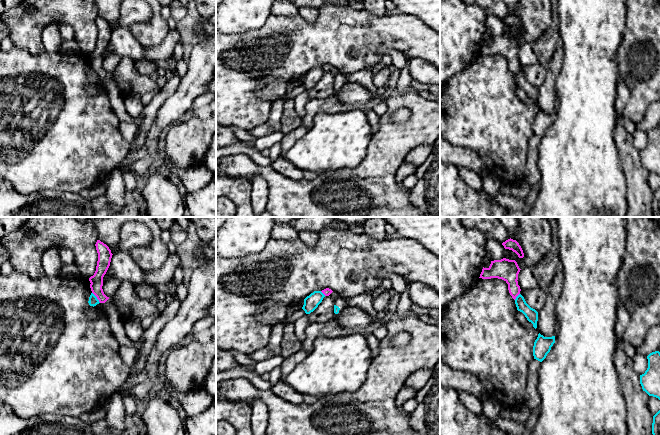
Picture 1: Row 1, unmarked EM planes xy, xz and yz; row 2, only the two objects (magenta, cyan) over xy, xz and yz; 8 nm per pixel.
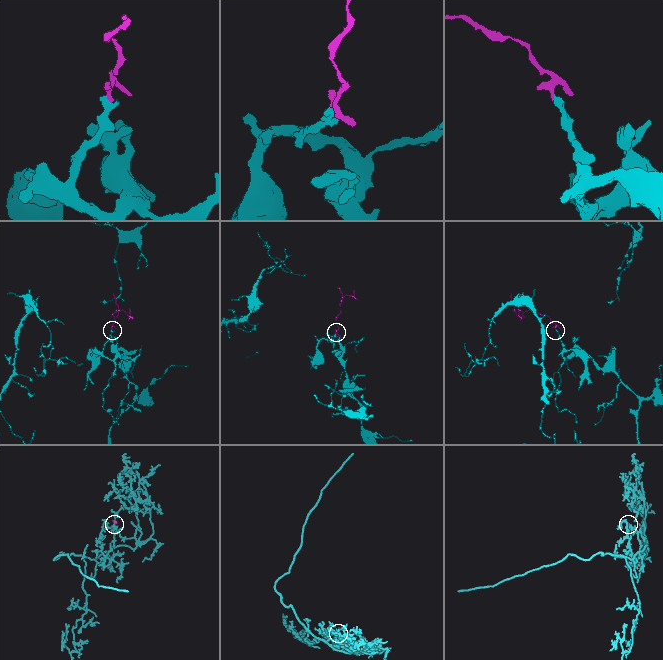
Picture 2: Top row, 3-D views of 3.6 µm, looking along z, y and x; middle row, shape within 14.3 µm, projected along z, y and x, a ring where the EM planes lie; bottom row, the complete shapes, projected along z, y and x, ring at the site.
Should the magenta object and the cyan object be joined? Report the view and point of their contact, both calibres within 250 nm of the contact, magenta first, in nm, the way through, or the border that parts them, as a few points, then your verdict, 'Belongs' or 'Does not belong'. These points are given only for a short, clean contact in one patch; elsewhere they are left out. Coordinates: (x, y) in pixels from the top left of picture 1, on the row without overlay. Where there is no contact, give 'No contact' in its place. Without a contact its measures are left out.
Touches magenta at xy (96, 72). Thickness 100 nm (magenta) against 80 nm. Boundary: xy (92, 68), (100, 78). Does not belong

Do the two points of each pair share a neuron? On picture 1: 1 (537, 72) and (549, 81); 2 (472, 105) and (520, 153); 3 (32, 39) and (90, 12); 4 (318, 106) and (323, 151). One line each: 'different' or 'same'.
1: different
2: same
3: same
4: different

